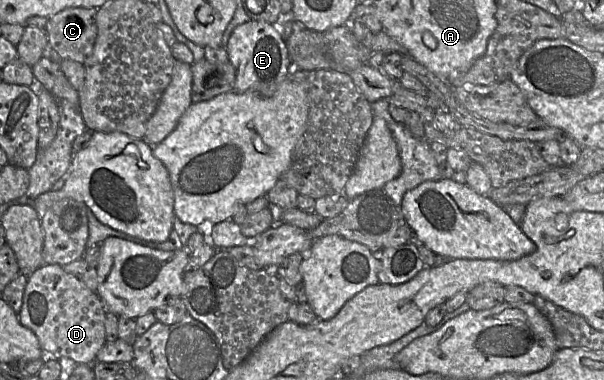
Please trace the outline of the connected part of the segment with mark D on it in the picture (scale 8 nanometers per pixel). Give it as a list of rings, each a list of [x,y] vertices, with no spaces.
[[[43,264],[30,276],[24,290],[18,321],[37,337],[45,357],[68,357],[77,364],[90,364],[106,343],[107,309],[97,293],[58,264]]]

